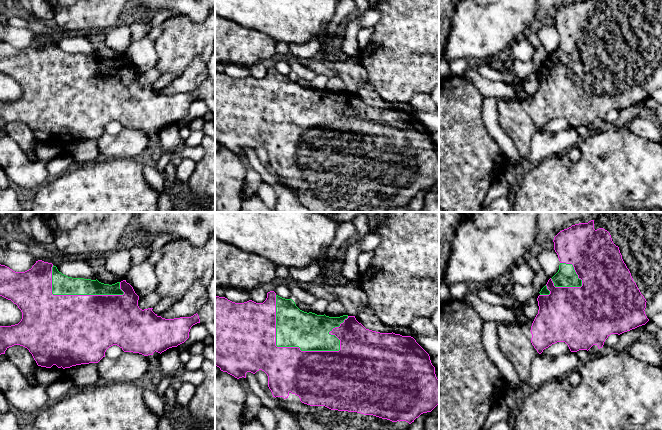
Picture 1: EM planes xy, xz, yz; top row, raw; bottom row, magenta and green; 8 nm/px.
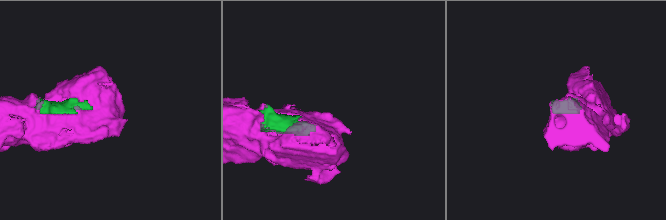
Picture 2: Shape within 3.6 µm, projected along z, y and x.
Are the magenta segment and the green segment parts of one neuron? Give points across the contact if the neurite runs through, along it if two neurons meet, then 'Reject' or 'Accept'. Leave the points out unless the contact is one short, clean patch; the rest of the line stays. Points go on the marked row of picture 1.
Accept

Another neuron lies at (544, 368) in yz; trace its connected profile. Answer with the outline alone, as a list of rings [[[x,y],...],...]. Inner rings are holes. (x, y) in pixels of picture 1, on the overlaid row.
[[[571,351],[558,356],[538,354],[531,362],[528,380],[521,381],[518,385],[505,383],[505,391],[523,396],[545,383],[568,376],[572,371],[577,370],[579,364],[576,353]]]

